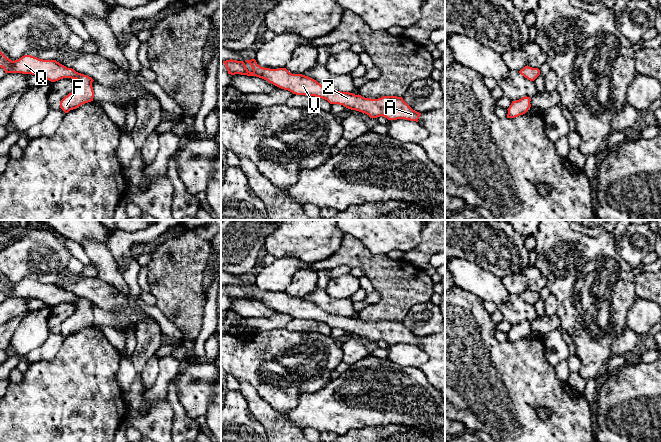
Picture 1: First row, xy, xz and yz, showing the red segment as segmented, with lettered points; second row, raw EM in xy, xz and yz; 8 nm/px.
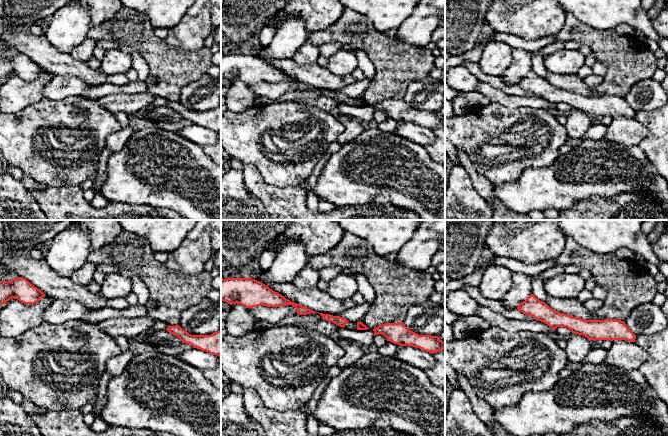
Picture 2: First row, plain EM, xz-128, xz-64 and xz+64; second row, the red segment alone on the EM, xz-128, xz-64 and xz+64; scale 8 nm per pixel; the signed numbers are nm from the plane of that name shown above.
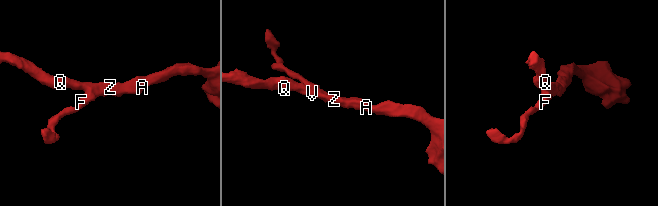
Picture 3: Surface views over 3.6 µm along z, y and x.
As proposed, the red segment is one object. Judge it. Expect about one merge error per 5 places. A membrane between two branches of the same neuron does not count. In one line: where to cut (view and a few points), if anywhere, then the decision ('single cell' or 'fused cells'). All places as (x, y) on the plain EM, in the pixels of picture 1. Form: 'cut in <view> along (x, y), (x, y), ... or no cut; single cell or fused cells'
no cut; single cell

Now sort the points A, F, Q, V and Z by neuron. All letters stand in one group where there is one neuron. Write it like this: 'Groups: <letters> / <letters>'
Groups: A F Q V Z

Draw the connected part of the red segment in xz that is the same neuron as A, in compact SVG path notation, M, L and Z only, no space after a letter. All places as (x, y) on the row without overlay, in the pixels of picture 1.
M230 283L223 287L228 298L256 300L293 318L319 321L327 324L330 328L343 329L348 333L365 337L371 342L383 340L388 344L405 343L418 346L421 339L413 334L402 321L365 322L359 318L327 313L316 304L302 298L292 298L286 292L264 292L258 289L255 283L245 285L251 289L252 296L247 293L243 285Z

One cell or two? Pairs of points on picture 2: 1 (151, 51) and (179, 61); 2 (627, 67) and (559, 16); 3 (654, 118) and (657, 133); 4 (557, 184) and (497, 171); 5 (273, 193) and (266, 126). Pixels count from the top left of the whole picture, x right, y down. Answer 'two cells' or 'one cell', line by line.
1: one cell
2: two cells
3: one cell
4: two cells
5: two cells

